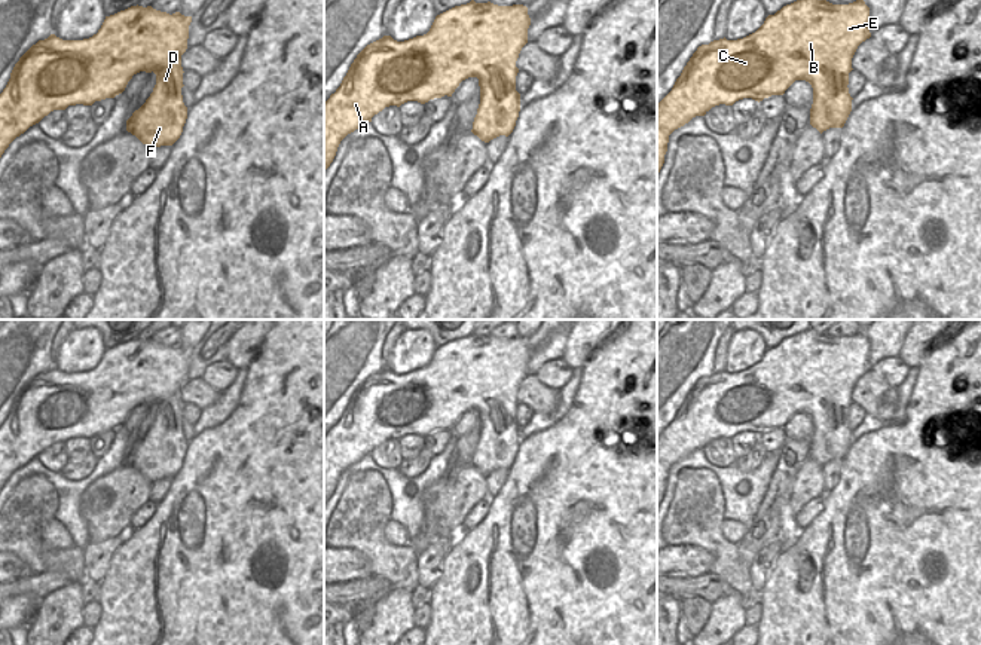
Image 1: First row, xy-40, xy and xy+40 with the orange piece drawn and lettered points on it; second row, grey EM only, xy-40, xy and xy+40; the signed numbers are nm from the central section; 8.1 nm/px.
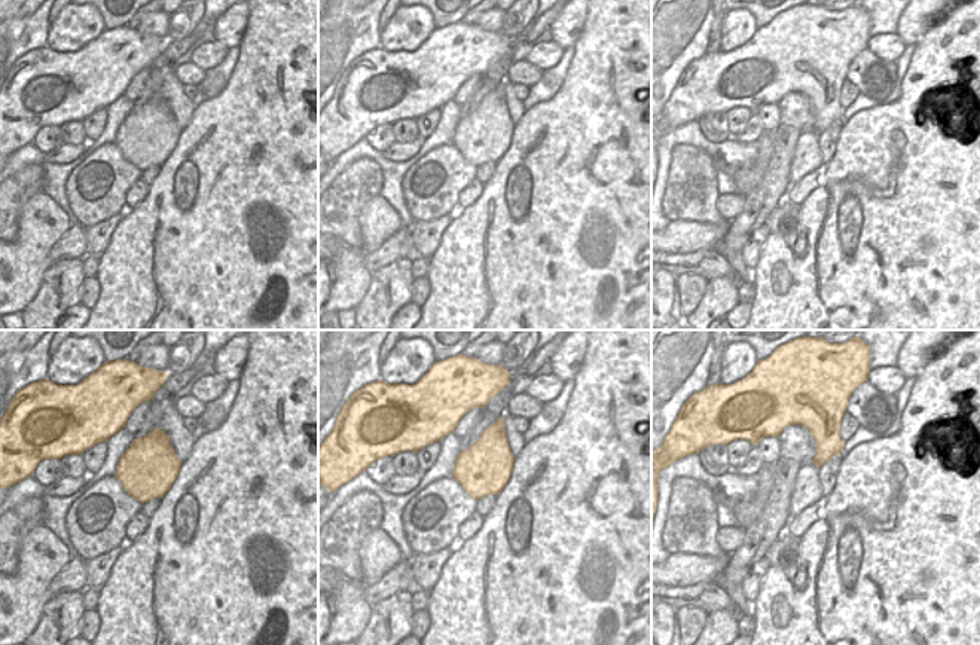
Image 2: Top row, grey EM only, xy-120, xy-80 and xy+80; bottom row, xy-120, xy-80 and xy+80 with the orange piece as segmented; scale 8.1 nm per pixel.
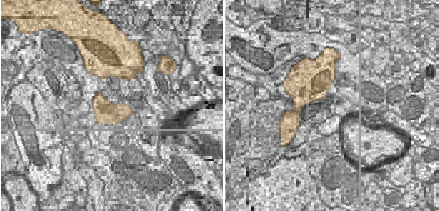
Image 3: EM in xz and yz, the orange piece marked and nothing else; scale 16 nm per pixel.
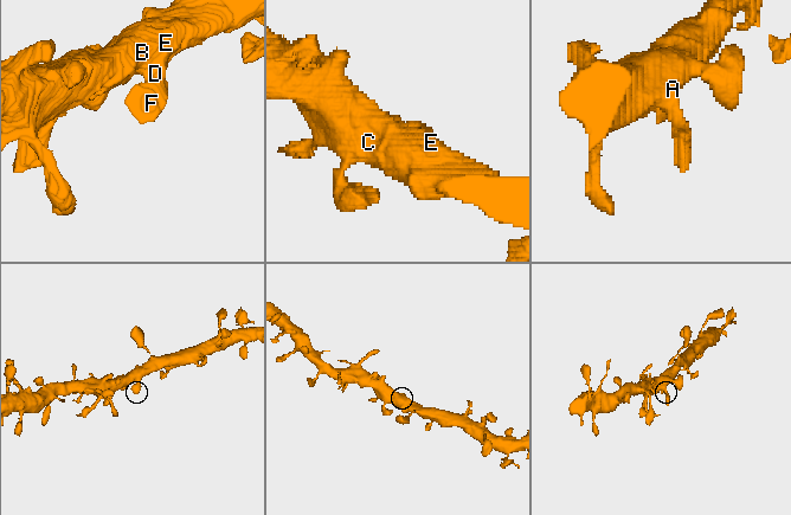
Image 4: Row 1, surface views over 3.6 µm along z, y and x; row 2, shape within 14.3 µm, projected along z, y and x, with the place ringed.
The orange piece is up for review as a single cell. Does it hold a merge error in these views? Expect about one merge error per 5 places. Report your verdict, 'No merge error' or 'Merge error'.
No merge error.

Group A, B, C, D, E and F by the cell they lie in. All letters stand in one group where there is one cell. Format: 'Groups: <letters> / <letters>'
Groups: A B C D E F.

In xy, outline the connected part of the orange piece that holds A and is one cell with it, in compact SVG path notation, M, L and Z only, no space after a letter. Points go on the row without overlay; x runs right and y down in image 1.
M490 334L455 339L436 349L424 369L397 375L391 369L367 377L351 397L334 427L324 435L324 504L333 495L340 474L385 440L407 434L421 437L452 430L459 416L477 410L480 437L471 465L482 474L508 470L519 450L520 427L516 424L516 394L528 376L531 351L523 337L498 339Z

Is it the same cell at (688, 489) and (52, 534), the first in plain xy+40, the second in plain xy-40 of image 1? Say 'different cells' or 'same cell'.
different cells

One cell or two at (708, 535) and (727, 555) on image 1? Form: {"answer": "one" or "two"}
{"answer": "one"}

